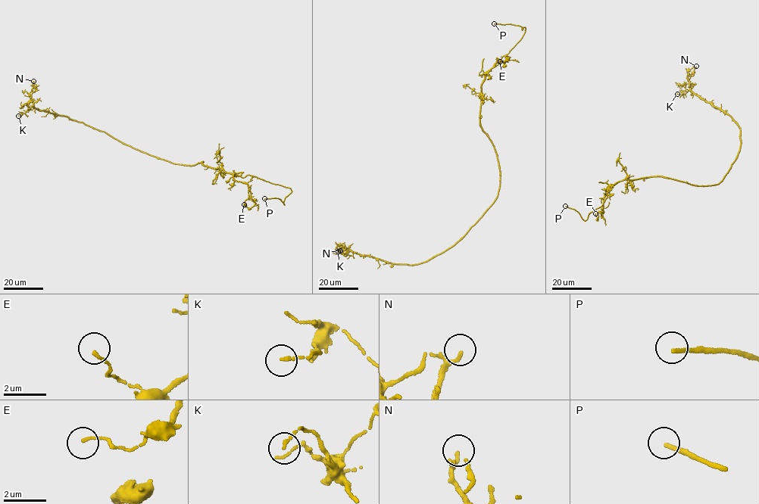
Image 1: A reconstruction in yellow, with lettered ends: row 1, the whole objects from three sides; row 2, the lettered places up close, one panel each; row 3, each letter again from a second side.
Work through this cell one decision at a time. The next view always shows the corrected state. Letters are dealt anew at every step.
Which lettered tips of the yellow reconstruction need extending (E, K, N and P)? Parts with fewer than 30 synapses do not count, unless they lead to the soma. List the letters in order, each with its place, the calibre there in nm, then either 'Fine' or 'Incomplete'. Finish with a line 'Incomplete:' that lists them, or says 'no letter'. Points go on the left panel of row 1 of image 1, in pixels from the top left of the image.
E: Place: (244, 204). Thickness 100 nm. Fine
K: Place: (18, 116). Thickness 120 nm. Fine
N: Place: (33, 81). Thickness 110 nm. Fine
P: Place: (264, 198). Thickness 170 nm. Incomplete
Incomplete: P

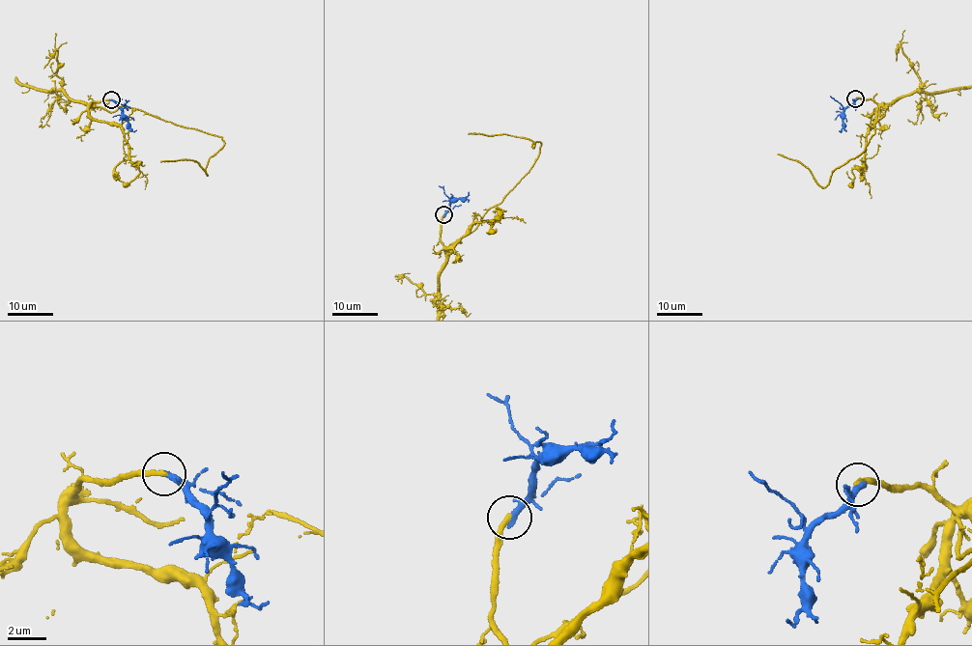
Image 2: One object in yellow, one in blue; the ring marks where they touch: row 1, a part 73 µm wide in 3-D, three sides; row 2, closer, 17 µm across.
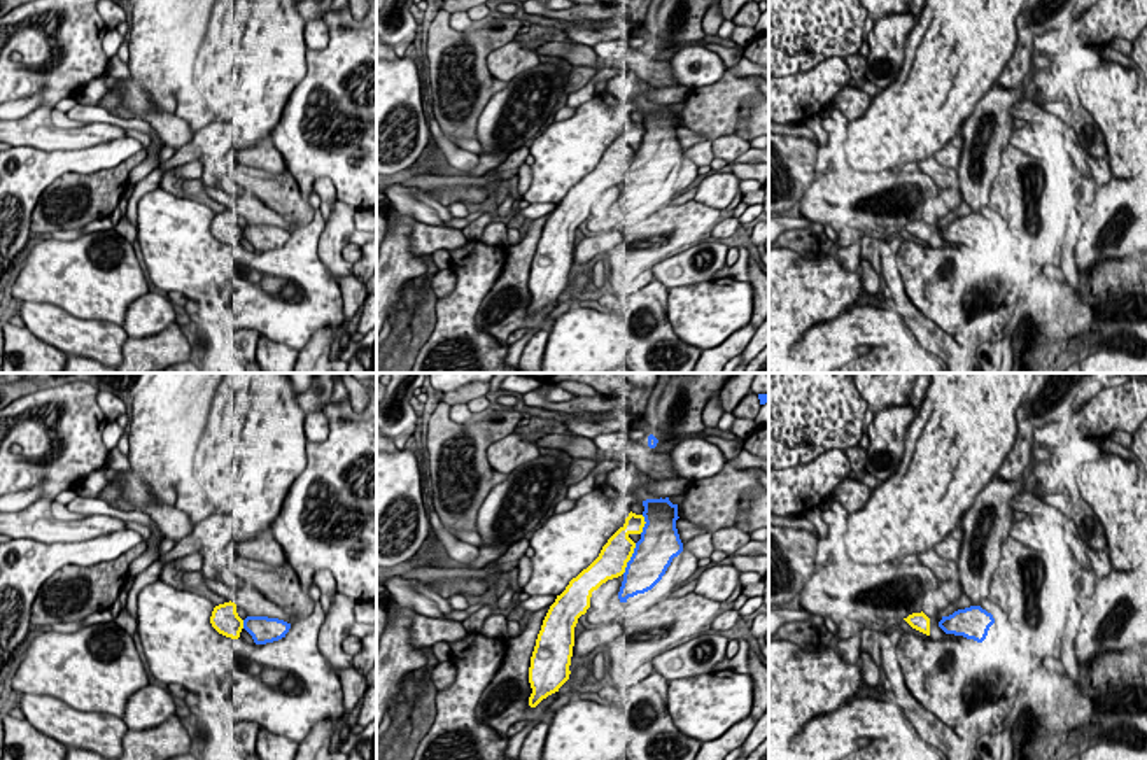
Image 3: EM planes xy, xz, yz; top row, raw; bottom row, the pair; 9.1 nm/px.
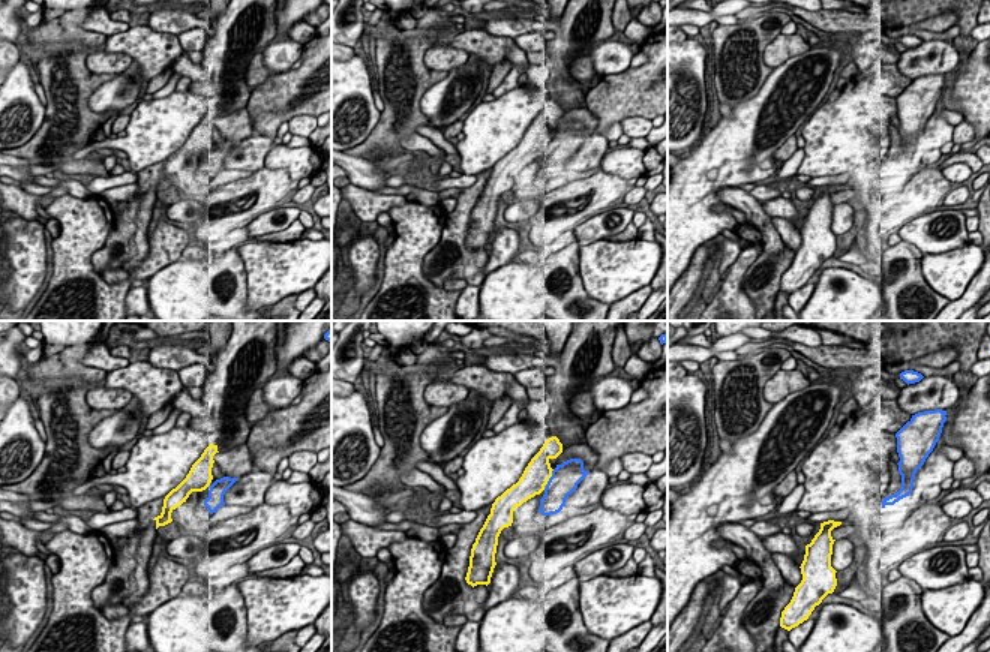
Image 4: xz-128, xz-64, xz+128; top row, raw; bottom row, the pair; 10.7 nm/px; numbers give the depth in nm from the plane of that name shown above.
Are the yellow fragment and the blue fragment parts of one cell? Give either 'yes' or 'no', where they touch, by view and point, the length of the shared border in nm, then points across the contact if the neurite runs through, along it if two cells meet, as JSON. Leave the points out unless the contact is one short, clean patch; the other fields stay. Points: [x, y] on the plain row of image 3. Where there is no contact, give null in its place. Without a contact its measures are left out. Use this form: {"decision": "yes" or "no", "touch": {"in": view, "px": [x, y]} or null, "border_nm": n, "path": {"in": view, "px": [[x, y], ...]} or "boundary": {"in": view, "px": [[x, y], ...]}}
{"decision": "yes", "touch": {"in": "xz", "px": [629, 167]}, "border_nm": 320}

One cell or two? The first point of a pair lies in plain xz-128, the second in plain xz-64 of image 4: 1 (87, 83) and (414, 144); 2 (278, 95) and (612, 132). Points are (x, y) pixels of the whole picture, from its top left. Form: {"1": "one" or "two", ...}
{"1": "two", "2": "two"}

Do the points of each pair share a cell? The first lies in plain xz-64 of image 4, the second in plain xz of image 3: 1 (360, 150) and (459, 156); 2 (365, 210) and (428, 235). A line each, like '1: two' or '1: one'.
1: two
2: one

